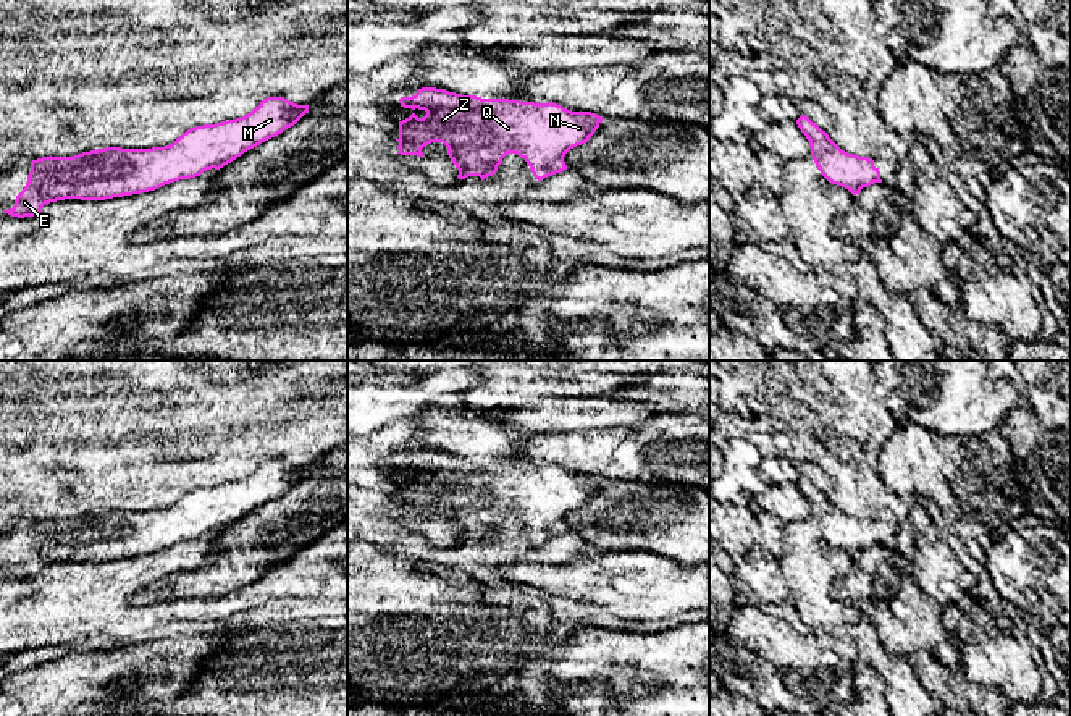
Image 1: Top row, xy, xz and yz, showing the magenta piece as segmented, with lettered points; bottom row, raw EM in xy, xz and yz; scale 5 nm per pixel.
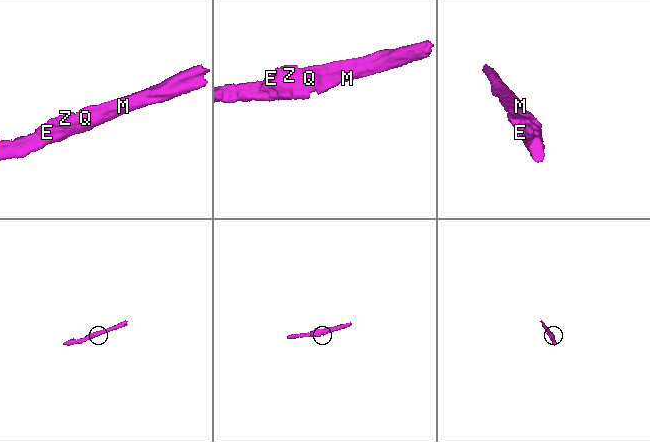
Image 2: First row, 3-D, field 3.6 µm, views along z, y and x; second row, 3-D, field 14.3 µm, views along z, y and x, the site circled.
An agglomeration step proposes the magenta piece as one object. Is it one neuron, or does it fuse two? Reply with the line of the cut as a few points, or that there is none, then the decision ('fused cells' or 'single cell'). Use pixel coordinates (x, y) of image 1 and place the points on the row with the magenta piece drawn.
no cut | single cell

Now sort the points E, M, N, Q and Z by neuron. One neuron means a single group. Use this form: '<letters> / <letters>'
E M N Q Z

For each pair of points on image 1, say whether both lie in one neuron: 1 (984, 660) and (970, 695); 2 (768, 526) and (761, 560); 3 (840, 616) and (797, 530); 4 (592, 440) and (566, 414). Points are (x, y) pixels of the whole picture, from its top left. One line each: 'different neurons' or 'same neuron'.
1: different neurons
2: different neurons
3: same neuron
4: different neurons

